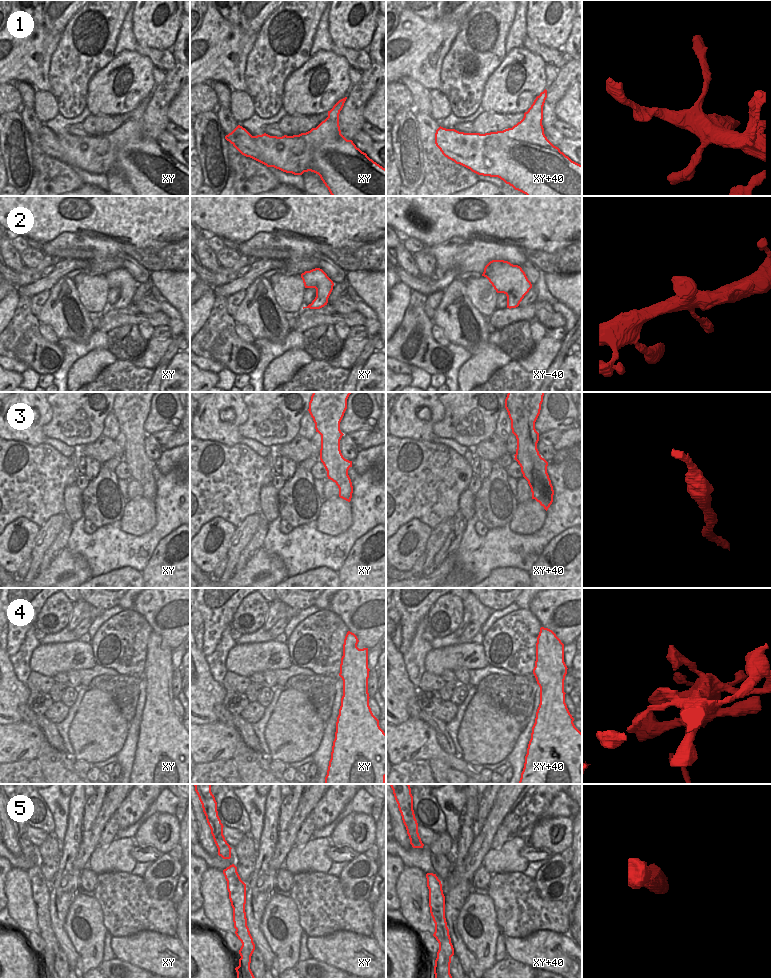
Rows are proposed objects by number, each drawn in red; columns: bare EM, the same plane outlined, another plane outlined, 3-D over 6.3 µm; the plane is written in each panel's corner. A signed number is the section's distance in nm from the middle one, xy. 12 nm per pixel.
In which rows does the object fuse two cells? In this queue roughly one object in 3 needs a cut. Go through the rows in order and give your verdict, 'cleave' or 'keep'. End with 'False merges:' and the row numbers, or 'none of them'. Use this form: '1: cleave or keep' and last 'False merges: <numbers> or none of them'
1: keep
2: keep
3: keep
4: keep
5: keep
False merges: none of them

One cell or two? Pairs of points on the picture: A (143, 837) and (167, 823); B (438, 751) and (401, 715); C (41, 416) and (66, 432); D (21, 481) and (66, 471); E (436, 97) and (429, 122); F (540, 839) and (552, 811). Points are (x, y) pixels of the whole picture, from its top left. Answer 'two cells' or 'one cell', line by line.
A: one cell
B: two cells
C: two cells
D: one cell
E: two cells
F: two cells

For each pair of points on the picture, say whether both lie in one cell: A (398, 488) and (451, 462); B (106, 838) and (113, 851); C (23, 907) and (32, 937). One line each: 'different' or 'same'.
A: same
B: different
C: different

